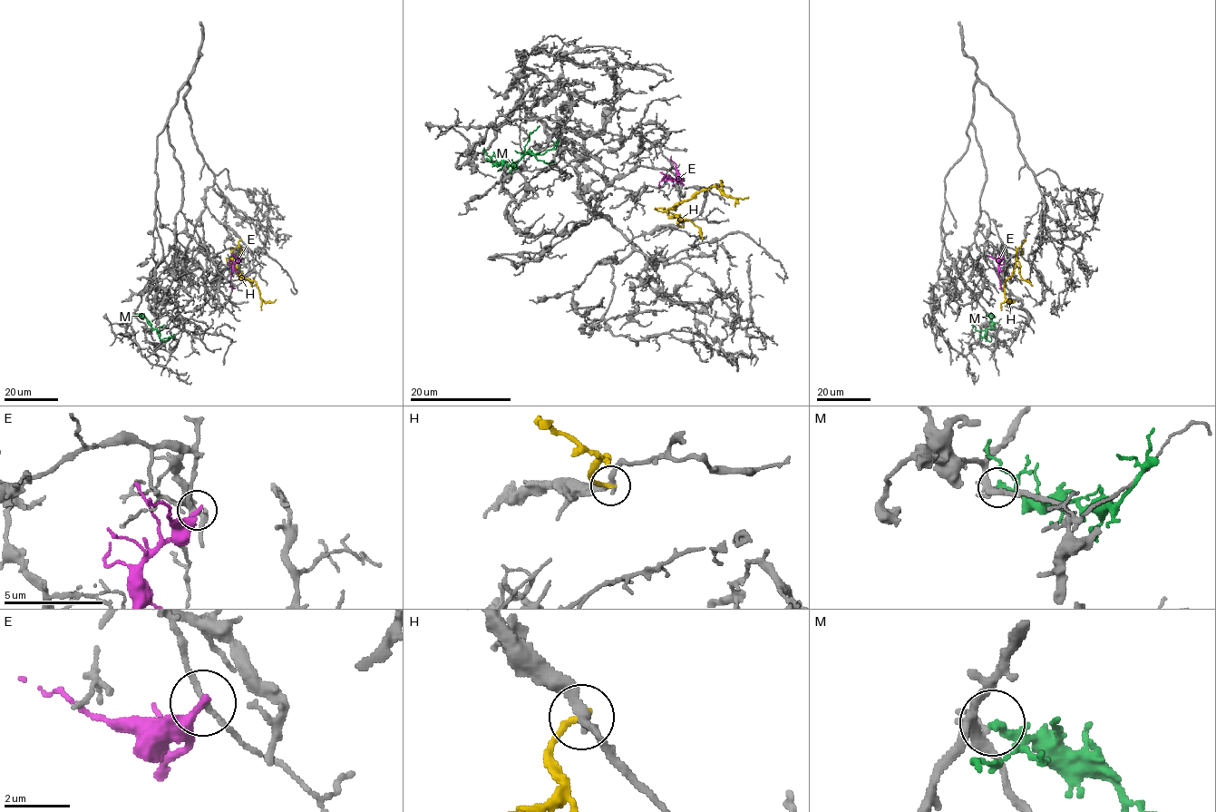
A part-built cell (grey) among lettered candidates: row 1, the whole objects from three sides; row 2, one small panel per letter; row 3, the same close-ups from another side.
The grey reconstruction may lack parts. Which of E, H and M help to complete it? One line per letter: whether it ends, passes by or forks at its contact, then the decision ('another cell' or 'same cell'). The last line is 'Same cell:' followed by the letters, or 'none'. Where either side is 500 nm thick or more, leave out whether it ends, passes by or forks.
E: it ends there; another cell
H: it ends there; another cell
M: it ends there; another cell
Same cell: none

